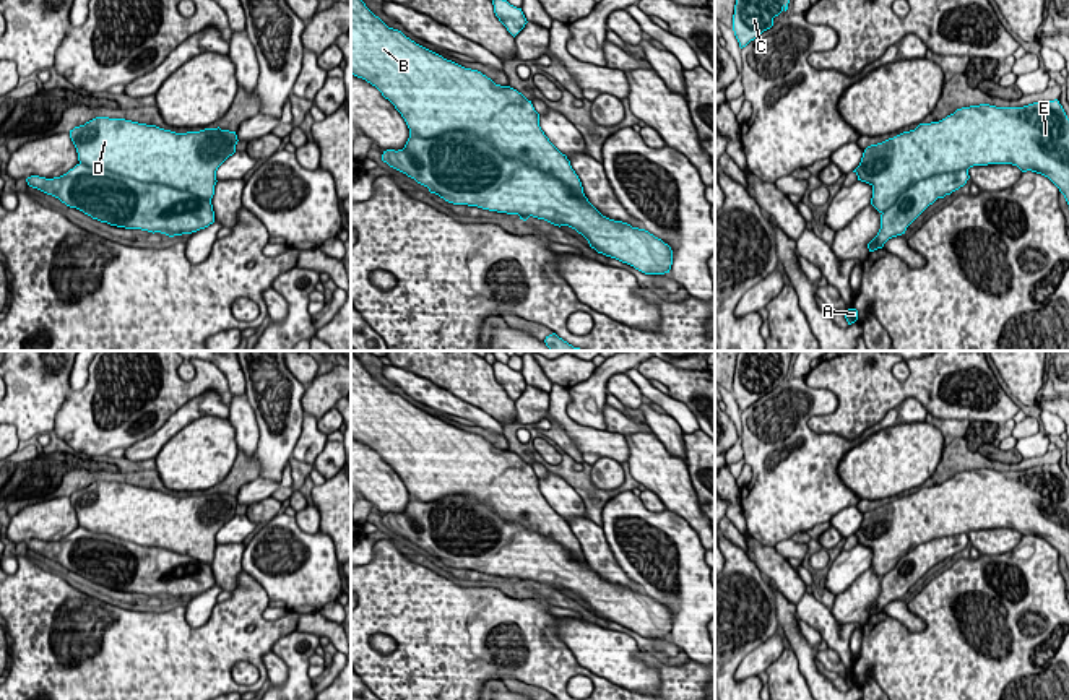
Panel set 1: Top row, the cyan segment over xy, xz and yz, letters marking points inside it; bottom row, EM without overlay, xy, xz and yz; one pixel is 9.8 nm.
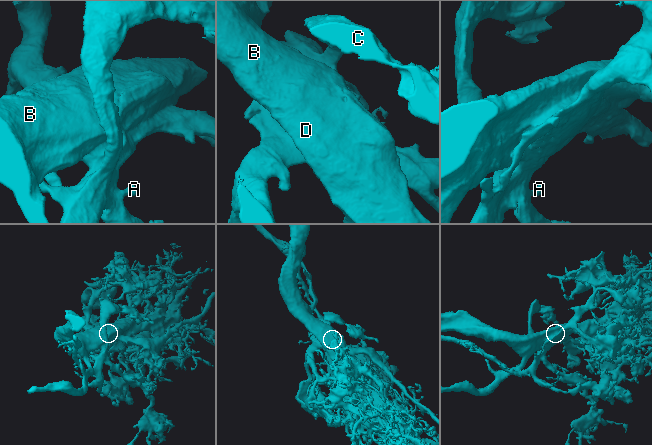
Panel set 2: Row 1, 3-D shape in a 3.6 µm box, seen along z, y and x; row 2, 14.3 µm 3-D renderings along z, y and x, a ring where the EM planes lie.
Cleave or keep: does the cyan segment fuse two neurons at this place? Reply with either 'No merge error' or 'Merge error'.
Merge error

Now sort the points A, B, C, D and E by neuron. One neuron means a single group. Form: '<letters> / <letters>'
A C / B D E

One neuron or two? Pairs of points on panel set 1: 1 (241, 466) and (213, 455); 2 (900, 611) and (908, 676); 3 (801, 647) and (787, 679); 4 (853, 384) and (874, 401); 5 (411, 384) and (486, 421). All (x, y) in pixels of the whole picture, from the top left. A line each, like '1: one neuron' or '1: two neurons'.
1: two neurons
2: two neurons
3: two neurons
4: one neuron
5: one neuron

